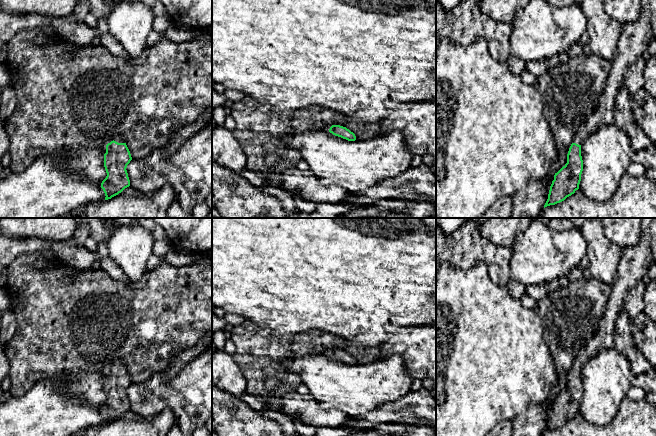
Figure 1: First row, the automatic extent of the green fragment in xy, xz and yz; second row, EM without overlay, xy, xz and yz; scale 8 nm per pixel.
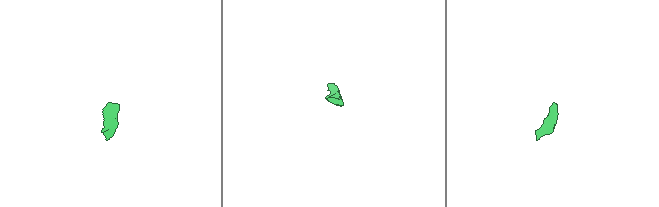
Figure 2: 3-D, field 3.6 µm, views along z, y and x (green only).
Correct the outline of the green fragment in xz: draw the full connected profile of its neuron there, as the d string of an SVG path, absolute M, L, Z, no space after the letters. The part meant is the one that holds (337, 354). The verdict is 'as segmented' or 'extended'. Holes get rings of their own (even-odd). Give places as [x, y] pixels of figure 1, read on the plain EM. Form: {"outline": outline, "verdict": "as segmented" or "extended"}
{"outline": "M332 349L329 353L329 356L335 360L341 361L341 362L346 363L348 365L355 365L356 364L356 360L353 356L351 356L346 351L343 351L340 349Z", "verdict": "as segmented"}

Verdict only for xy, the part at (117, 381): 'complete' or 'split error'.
split error

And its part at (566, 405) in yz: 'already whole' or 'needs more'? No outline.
needs more

